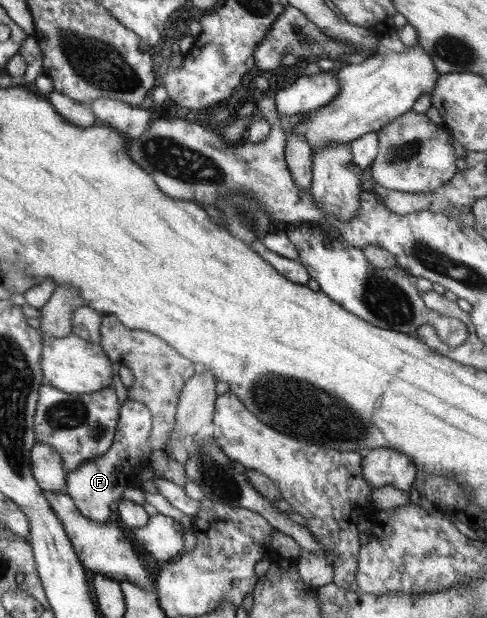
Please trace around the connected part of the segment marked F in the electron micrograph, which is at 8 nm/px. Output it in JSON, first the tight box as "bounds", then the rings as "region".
{"bounds":[66,399,153,522],"region":[[[127,399],[121,405],[120,425],[117,426],[116,440],[109,452],[104,457],[93,458],[93,462],[85,462],[79,469],[69,471],[66,493],[72,495],[79,509],[93,522],[109,522],[109,506],[124,498],[126,488],[139,486],[136,480],[139,462],[148,461],[153,452],[148,439],[152,432],[152,422],[152,412],[148,406]]]}

